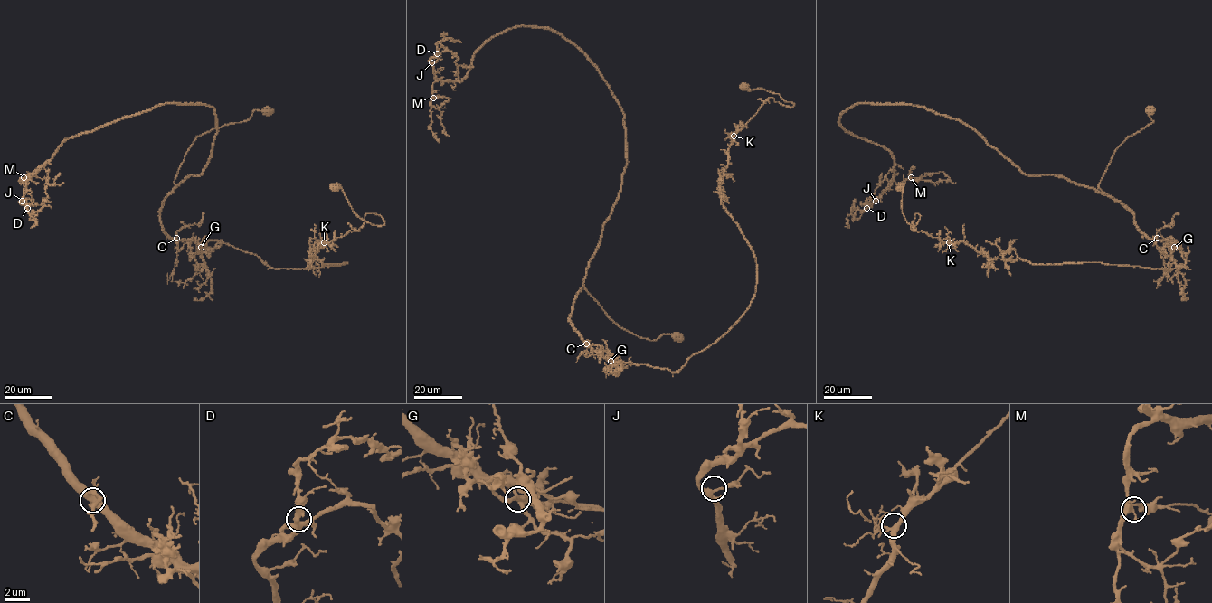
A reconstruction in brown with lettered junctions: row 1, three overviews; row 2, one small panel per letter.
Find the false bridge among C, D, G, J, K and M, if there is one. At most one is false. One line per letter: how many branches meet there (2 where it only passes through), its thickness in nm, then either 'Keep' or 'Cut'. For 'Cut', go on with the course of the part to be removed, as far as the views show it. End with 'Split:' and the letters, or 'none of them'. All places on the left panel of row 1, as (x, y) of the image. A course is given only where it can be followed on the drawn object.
C: Branches: 4. Thickness 380 nm. Keep
D: Branches: 4. Thickness 400 nm. Keep
G: Branches: 4. Thickness 320 nm. Cut. Course of the part to remove: (201, 247), (222, 241), (275, 268), (344, 265), (311, 260), (318, 241), (366, 213), (384, 223), (335, 188)
J: Branches: 4. Thickness 360 nm. Keep
K: Branches: 5. Thickness 320 nm. Keep
M: Branches: 4. Thickness 320 nm. Keep
Split: G

